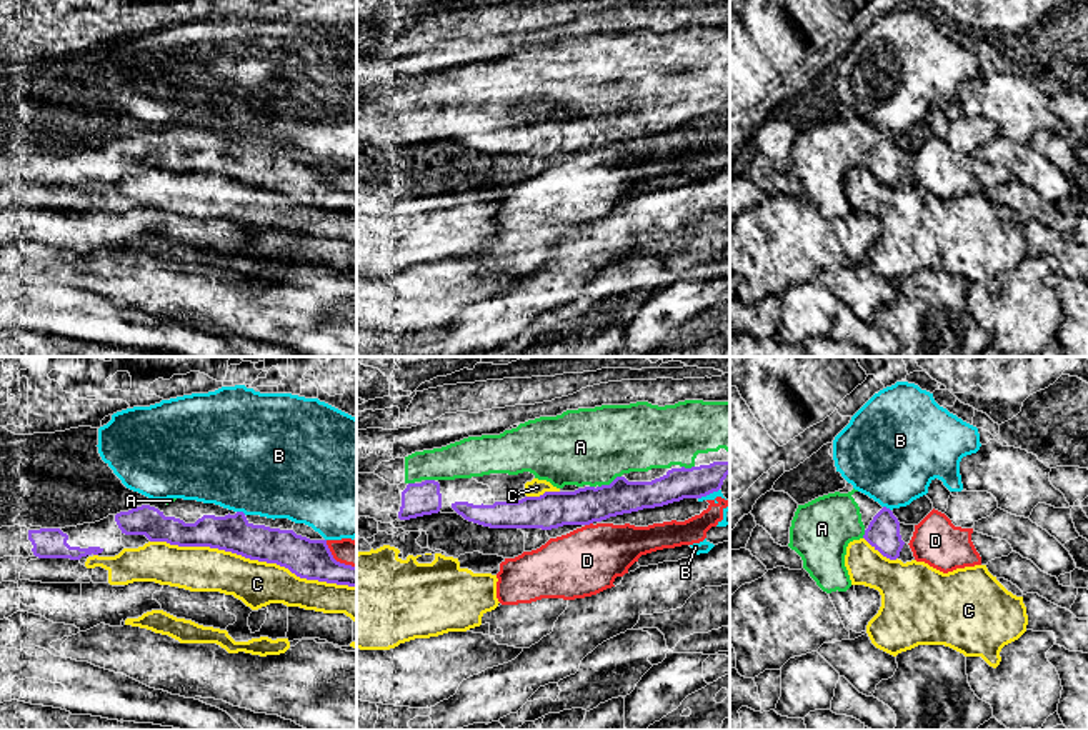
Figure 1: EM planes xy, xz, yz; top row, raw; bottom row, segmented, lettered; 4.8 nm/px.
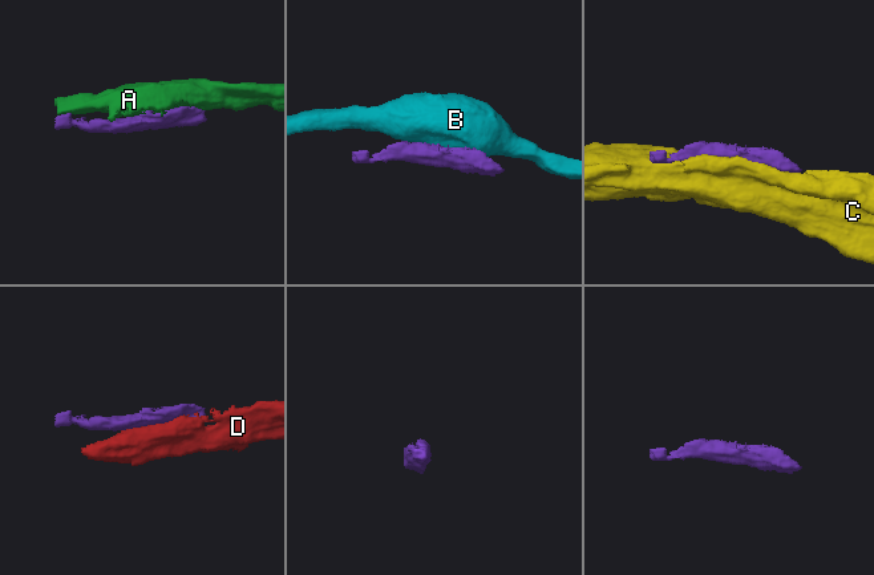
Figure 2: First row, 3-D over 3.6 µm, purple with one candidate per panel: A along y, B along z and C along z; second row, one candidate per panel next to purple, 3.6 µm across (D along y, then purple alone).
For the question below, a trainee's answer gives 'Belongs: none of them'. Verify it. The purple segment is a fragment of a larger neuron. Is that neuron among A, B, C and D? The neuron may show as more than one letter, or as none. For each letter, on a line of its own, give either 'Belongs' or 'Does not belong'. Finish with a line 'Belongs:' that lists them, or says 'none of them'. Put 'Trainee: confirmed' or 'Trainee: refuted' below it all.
A: Belongs
B: Does not belong
C: Does not belong
D: Does not belong
Belongs: A
Trainee: refuted

